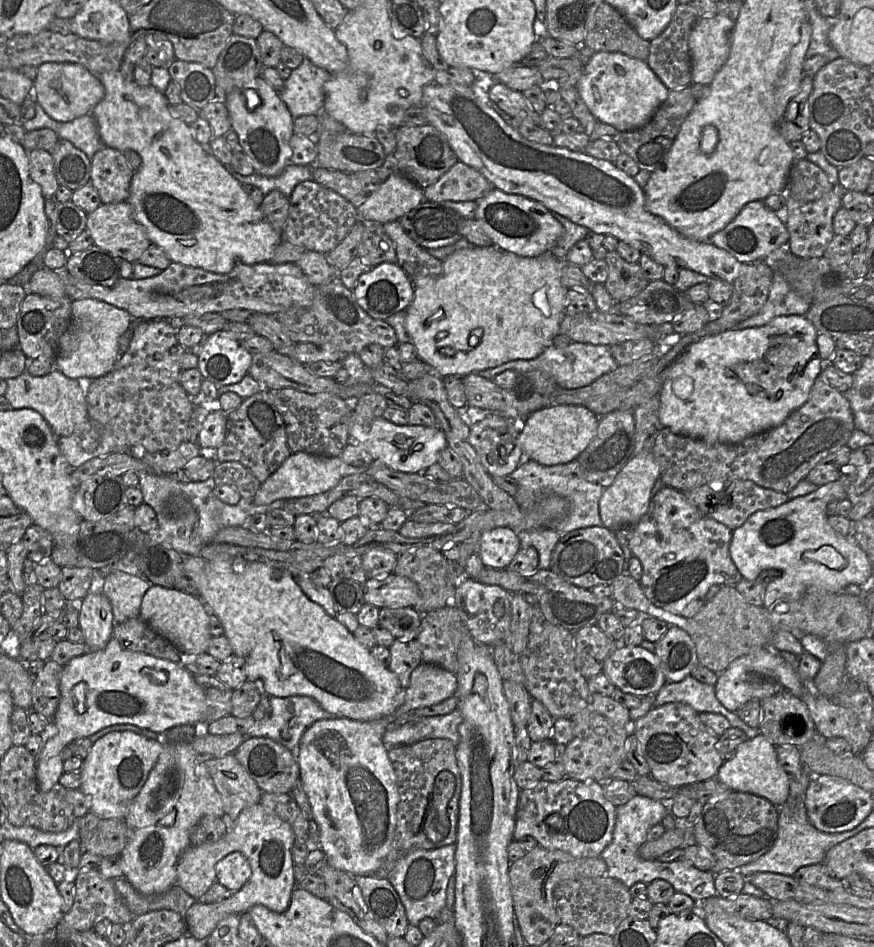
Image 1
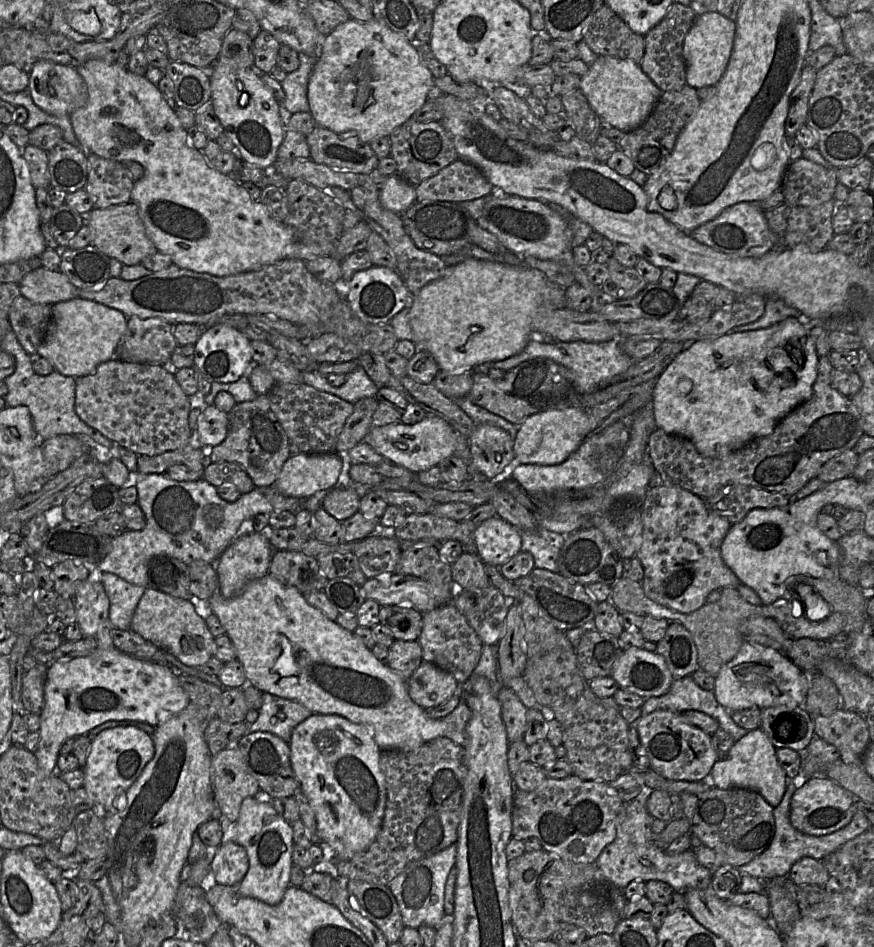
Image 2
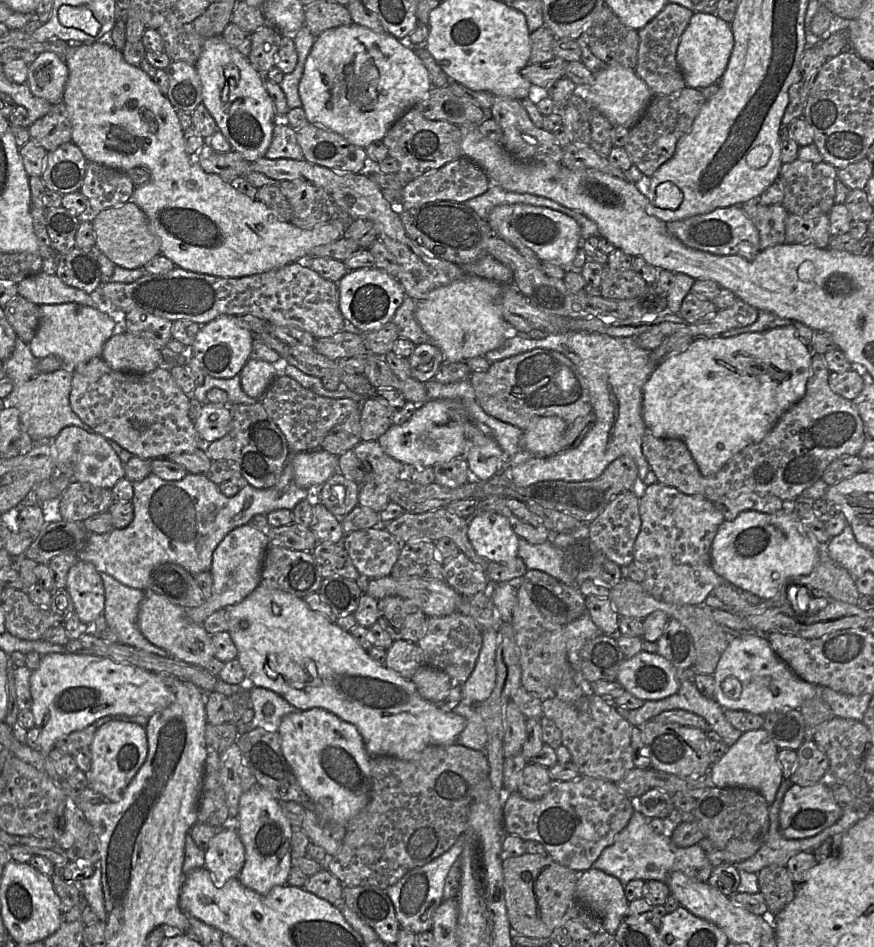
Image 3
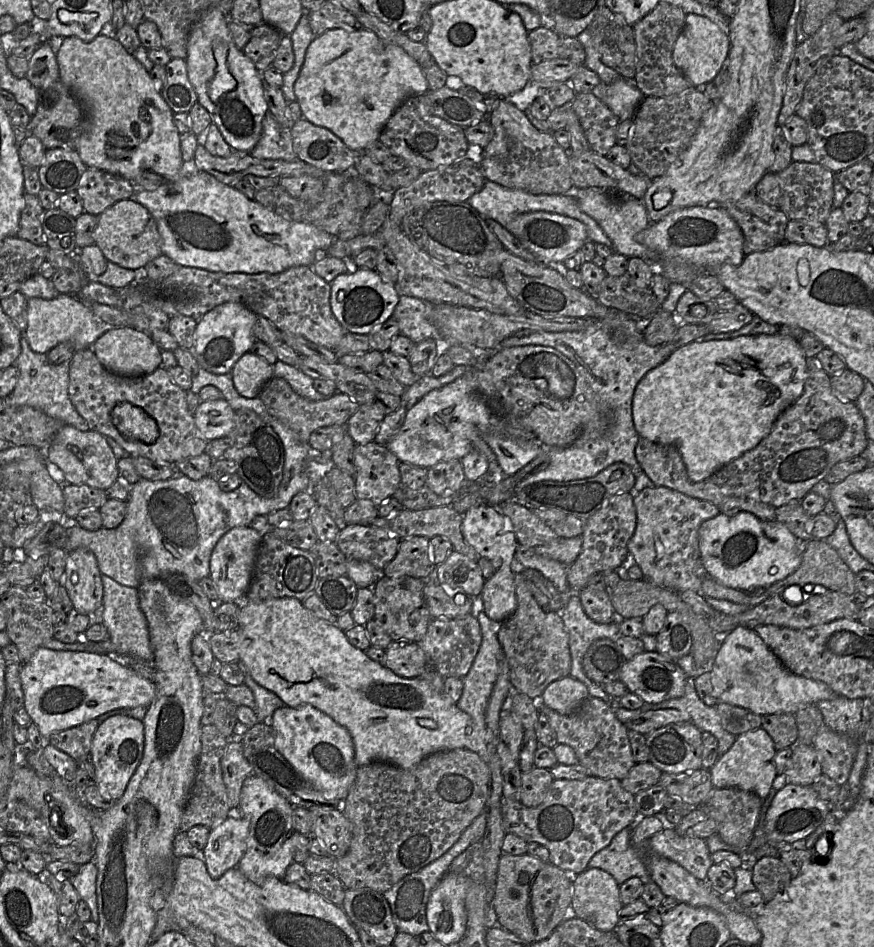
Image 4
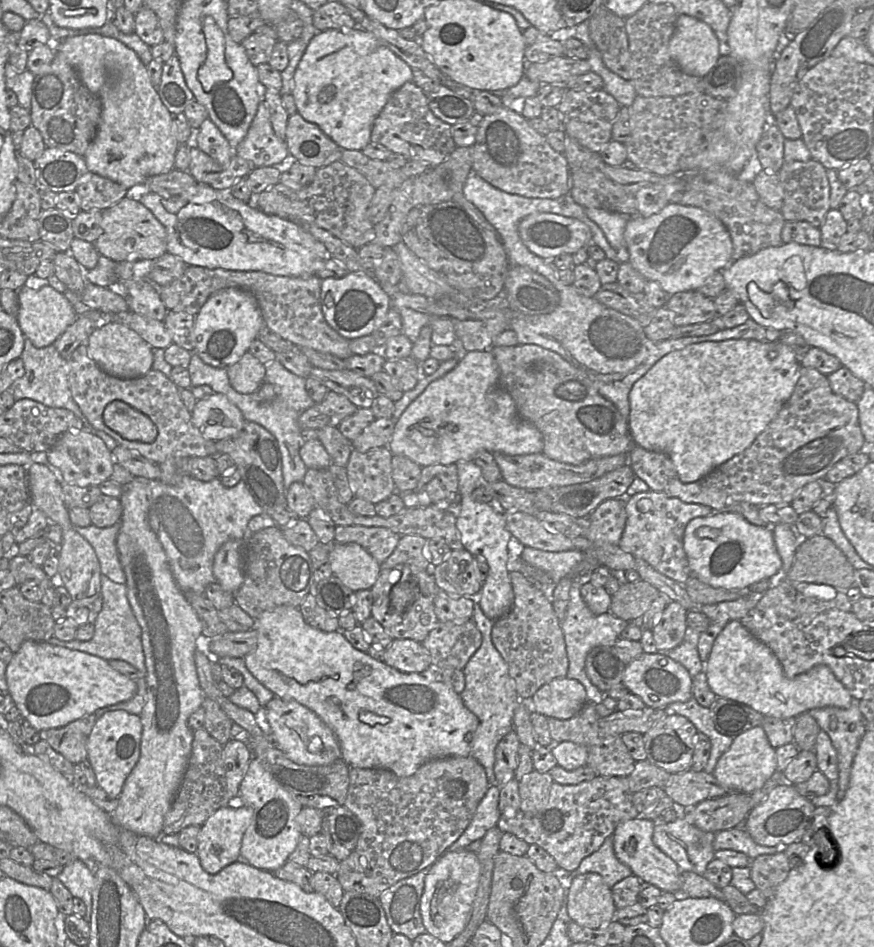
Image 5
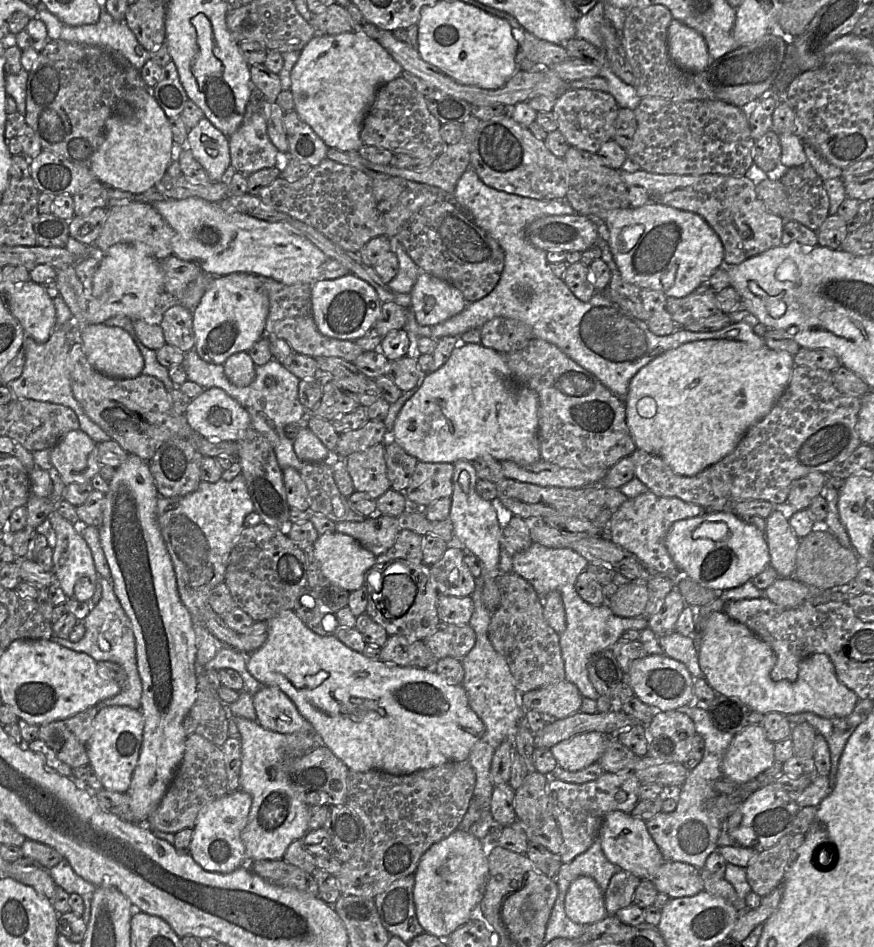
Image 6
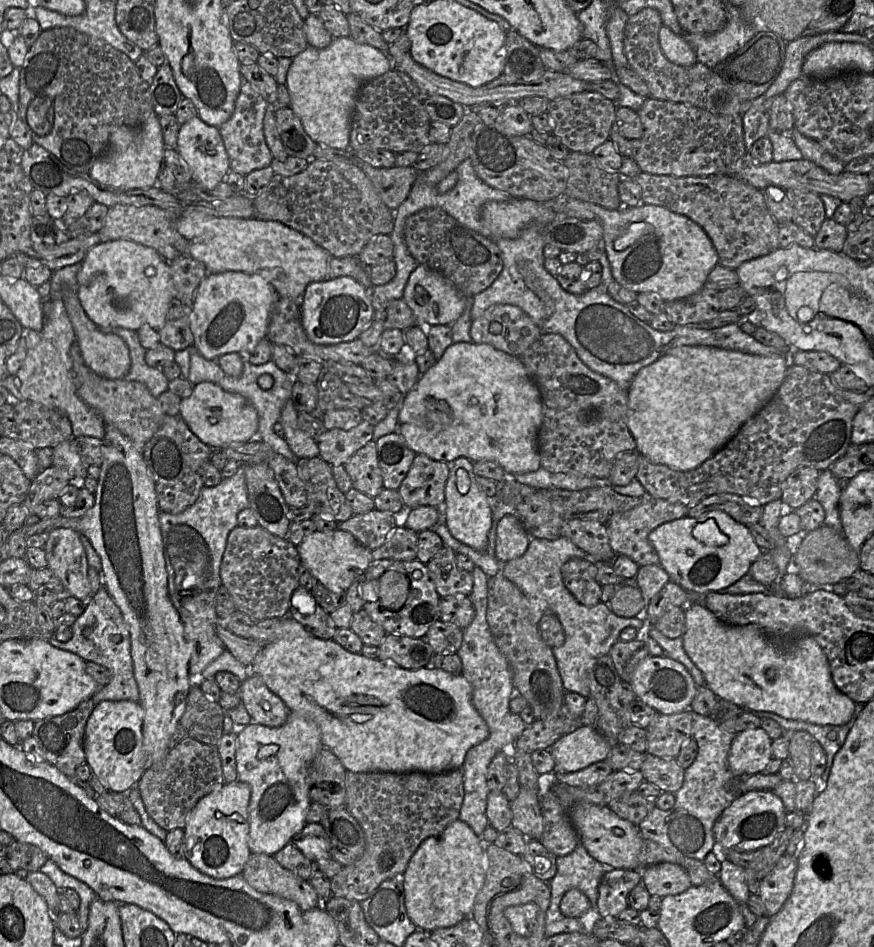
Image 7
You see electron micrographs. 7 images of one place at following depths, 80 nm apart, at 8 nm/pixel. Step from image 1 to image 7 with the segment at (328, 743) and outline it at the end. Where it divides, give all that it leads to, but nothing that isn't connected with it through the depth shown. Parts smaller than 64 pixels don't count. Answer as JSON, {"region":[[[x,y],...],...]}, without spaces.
{"region":[[[252,674],[241,681],[238,695],[251,716],[251,723],[276,728],[287,721],[290,710],[259,675]]]}

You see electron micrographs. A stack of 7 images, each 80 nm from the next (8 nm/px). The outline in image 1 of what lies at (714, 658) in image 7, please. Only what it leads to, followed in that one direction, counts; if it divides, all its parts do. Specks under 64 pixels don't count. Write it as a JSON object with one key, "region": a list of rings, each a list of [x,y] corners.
{"region":[[[761,648],[734,660],[725,671],[718,675],[717,682],[714,686],[715,695],[719,702],[727,710],[735,712],[752,699],[763,700],[780,693],[788,693],[793,696],[801,697],[803,694],[803,687],[806,687],[807,683],[800,680],[794,669],[784,660],[779,651],[772,648]]]}

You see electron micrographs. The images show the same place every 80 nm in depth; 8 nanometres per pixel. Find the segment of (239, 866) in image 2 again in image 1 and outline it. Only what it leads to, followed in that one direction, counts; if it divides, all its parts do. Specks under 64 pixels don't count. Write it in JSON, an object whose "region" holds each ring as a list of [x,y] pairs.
{"region":[[[239,851],[226,855],[215,866],[216,881],[231,892],[240,890],[252,874],[247,858]]]}

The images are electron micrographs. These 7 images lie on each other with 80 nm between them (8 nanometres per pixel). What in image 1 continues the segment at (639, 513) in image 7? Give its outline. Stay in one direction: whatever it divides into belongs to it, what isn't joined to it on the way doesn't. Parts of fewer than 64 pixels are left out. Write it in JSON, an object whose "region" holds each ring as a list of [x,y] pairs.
{"region":[[[664,486],[650,501],[646,514],[633,526],[629,541],[631,553],[642,565],[639,580],[646,597],[657,607],[686,618],[695,616],[706,602],[706,593],[714,584],[736,586],[742,575],[734,564],[729,547],[732,539],[730,528],[703,515],[692,505],[683,492]]]}

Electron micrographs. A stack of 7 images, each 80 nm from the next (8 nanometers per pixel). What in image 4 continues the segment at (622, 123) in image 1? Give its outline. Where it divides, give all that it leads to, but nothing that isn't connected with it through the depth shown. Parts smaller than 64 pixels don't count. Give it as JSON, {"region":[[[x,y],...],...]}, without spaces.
{"region":[[[619,78],[609,84],[600,81],[591,93],[603,101],[620,121],[633,120],[639,104],[647,97],[635,85],[634,78]]]}

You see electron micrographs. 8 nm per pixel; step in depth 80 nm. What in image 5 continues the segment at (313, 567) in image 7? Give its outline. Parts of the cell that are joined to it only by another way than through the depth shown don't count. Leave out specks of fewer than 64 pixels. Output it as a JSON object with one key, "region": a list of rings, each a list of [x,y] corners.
{"region":[[[333,543],[328,553],[334,576],[352,591],[371,589],[379,573],[379,563],[356,543]]]}

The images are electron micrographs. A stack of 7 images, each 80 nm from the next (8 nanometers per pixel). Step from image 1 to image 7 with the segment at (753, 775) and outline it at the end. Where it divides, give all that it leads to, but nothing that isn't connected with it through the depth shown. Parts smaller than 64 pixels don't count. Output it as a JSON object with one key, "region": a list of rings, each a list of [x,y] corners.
{"region":[[[761,727],[746,729],[734,737],[728,754],[728,767],[735,777],[762,773],[769,761],[772,739]]]}

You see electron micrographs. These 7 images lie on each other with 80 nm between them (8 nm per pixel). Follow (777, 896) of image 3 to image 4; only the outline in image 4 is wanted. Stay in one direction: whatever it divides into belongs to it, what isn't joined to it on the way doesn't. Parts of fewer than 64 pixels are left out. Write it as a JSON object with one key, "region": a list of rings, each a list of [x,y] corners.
{"region":[[[762,857],[751,863],[752,880],[765,902],[773,900],[783,892],[792,876],[779,857]]]}

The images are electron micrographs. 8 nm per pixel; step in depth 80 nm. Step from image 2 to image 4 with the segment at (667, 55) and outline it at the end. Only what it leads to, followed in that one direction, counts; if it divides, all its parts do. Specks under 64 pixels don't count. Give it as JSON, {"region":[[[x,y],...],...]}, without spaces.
{"region":[[[659,2],[651,12],[633,25],[636,45],[634,83],[644,96],[669,97],[695,88],[672,59],[673,47],[684,27],[685,18],[686,14],[679,7]]]}

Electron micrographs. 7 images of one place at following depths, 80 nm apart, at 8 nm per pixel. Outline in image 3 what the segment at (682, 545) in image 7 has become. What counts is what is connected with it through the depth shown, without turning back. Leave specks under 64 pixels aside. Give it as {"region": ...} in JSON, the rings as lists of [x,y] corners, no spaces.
{"region":[[[784,501],[784,508],[773,514],[746,510],[719,527],[711,547],[714,571],[730,585],[758,595],[762,600],[776,596],[789,579],[812,572],[819,559],[819,542],[803,527],[794,501]]]}

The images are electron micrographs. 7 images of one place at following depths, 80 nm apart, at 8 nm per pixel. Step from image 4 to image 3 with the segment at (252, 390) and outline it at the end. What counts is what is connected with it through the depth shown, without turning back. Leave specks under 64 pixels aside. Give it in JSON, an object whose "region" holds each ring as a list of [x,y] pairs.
{"region":[[[250,358],[239,373],[241,388],[249,397],[260,401],[279,373],[280,366]]]}

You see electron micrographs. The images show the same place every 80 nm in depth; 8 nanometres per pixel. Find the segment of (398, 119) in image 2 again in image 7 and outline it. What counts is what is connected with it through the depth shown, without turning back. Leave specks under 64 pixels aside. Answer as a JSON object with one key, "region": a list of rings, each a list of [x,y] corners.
{"region":[[[349,36],[334,38],[324,49],[308,45],[293,58],[288,70],[286,86],[290,108],[315,143],[348,150],[351,120],[360,88],[390,70],[393,70],[393,61],[389,56],[373,46],[356,43]]]}

